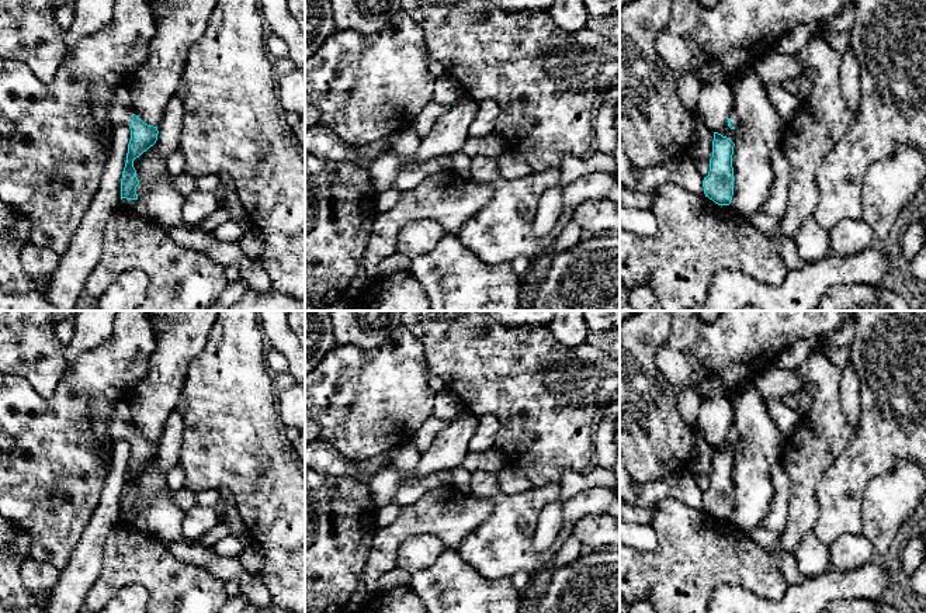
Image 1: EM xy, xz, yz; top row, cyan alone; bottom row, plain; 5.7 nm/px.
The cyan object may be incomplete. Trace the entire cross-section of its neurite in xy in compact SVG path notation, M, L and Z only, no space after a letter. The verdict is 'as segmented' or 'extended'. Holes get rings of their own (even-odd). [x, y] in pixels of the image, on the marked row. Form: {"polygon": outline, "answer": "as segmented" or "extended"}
{"polygon": "M115 97L110 101L110 120L114 127L126 125L131 129L126 163L121 179L121 200L138 200L135 190L139 180L136 177L133 160L156 143L159 134L157 127L145 124Z", "answer": "extended"}

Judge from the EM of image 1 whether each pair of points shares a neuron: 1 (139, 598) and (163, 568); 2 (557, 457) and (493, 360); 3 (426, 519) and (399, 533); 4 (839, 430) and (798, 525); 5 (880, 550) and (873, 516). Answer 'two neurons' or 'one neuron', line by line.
1: two neurons
2: one neuron
3: one neuron
4: one neuron
5: one neuron

